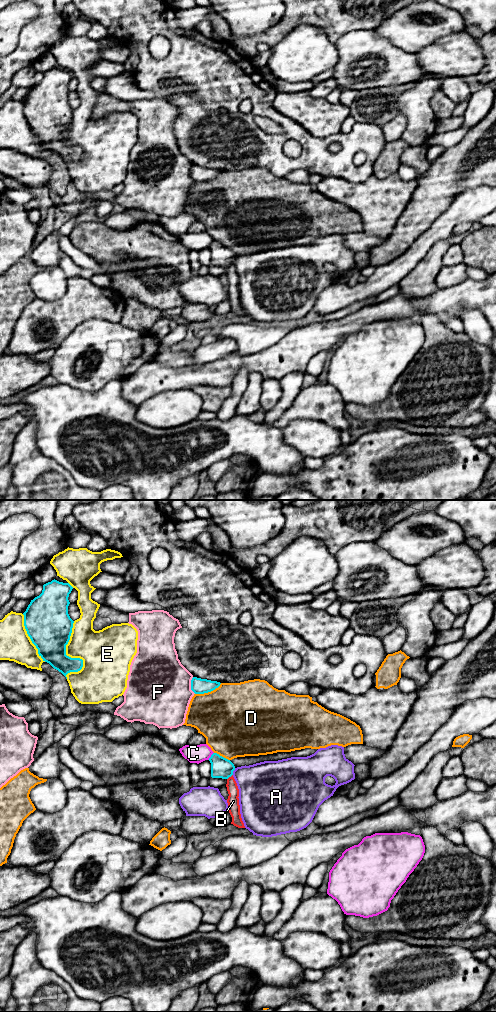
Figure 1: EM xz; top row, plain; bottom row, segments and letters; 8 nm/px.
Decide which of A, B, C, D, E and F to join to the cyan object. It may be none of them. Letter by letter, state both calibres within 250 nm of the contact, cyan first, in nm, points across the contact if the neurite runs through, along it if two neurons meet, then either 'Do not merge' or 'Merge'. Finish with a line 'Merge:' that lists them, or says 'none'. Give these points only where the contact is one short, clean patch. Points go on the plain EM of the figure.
A: Thickness 160 nm (cyan) against 360 nm. Do not merge
B: Thickness 160 nm (cyan) against 100 nm. Boundary: xz (232, 262), (227, 267). Do not merge
C: Thickness 160 nm (cyan) against 140 nm. Do not merge
D: Thickness 130 nm (cyan) against 480 nm. Do not merge
E: Thickness 320 nm (cyan) against 320 nm. Do not merge
F: Thickness 130 nm (cyan) against 500 nm. Do not merge
Merge: none

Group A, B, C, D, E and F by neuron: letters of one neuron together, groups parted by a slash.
A / B / C / D / E / F

